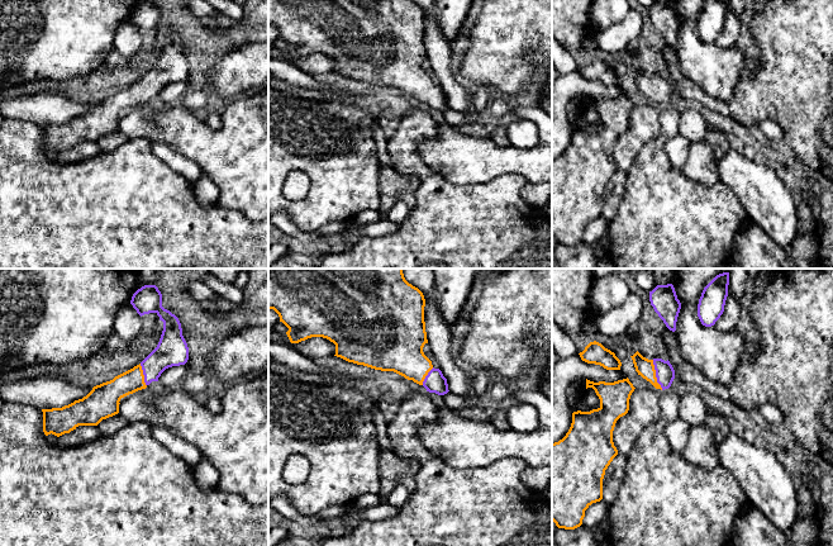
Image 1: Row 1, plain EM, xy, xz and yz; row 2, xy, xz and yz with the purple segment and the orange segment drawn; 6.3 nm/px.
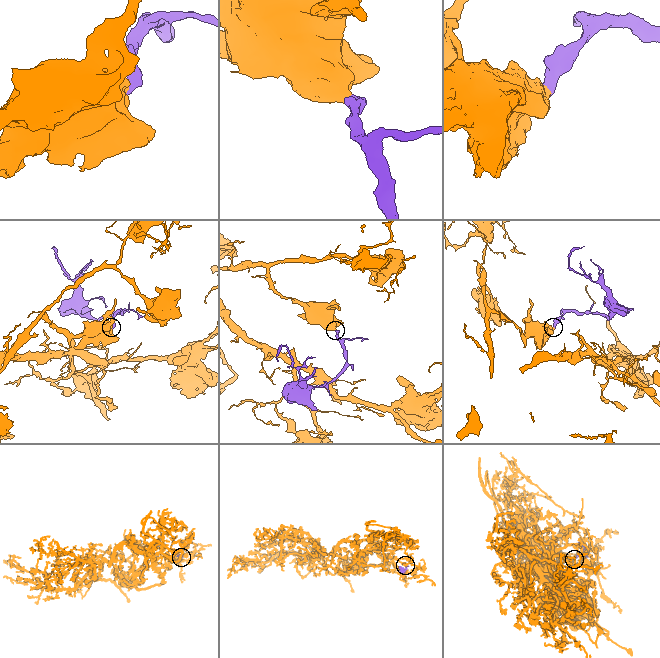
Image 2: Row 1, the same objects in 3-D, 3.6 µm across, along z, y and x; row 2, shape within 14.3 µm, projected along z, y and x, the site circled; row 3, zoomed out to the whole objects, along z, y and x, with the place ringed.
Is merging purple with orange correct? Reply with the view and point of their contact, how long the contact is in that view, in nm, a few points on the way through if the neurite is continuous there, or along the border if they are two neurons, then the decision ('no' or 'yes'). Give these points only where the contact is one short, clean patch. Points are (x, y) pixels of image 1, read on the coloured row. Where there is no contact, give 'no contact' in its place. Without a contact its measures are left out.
meets purple in yz at (656, 375); contact 200 nm long; runs through yz (665, 373), (656, 375), (645, 368); yes

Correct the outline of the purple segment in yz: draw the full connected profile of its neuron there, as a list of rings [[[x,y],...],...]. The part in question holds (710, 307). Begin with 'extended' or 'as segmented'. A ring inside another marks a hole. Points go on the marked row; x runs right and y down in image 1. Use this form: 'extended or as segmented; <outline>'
as segmented; [[[729,272],[717,275],[703,290],[698,304],[698,317],[703,326],[711,327],[724,312],[728,296]]]

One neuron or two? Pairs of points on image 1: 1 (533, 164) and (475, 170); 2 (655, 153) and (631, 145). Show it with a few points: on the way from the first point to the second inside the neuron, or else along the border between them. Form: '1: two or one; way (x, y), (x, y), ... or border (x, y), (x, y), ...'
1: one; way (519, 161), (489, 161)
2: two; border (660, 124), (660, 134), (641, 150), (627, 174)

